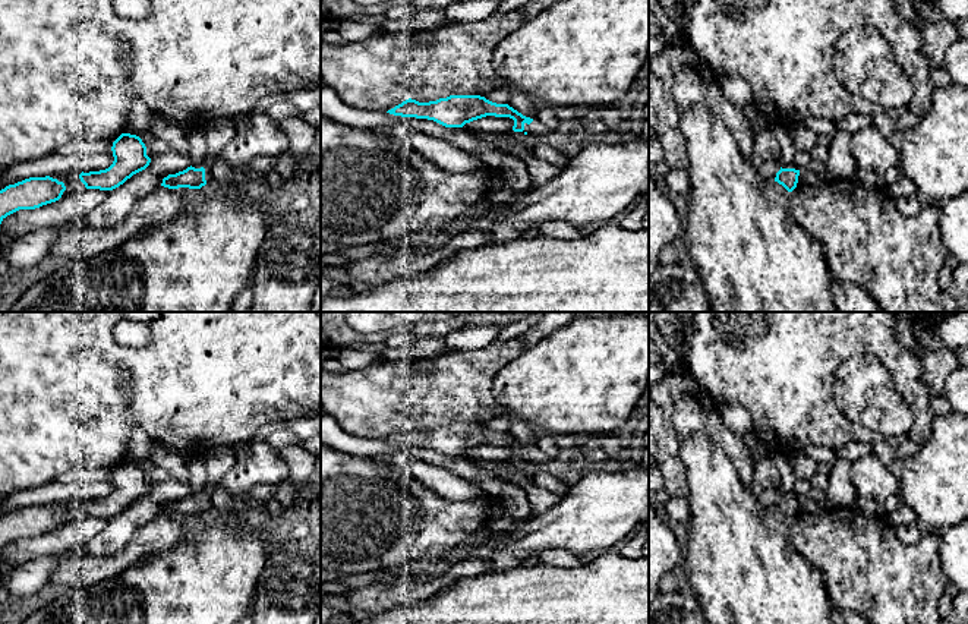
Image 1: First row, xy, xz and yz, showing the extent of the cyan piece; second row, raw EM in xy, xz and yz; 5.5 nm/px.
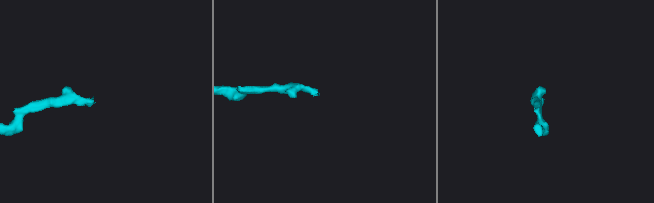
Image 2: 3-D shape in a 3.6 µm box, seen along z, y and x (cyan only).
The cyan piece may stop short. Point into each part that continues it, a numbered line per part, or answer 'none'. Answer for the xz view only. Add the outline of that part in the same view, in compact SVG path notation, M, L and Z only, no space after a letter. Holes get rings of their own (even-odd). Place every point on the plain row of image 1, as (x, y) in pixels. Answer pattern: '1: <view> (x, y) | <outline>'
1: xz (536, 456) | M530 445L533 450L530 453L524 451L523 460L515 460L515 463L527 463L527 464L542 464L545 461L551 461L552 458L540 450L537 445Z

